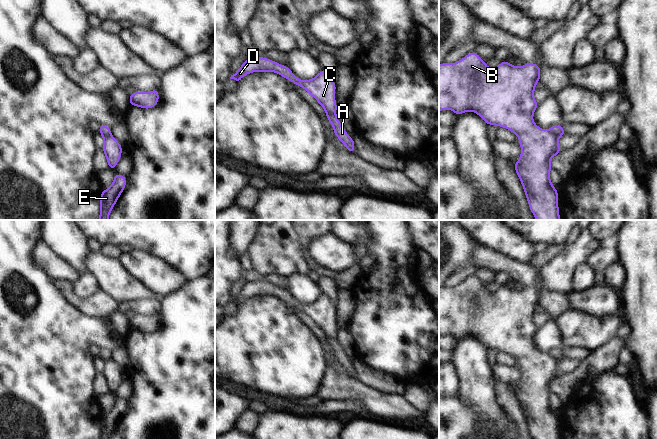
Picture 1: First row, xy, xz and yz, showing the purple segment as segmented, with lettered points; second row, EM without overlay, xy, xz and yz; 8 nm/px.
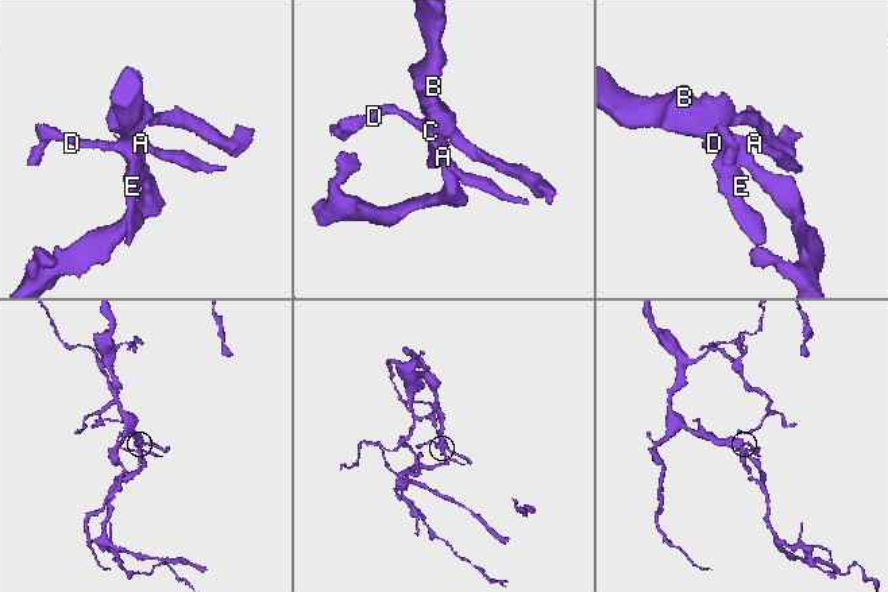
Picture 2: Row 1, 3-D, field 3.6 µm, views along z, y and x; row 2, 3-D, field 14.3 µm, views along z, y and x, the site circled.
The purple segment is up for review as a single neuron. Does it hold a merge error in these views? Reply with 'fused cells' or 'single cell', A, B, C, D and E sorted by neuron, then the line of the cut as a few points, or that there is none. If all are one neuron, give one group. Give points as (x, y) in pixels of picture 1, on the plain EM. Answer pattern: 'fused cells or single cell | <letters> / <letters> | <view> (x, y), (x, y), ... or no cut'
fused cells | A / B C D E | xz (326, 336), (335, 338)

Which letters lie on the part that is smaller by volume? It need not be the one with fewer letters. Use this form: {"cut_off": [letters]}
{"cut_off": ["A"]}

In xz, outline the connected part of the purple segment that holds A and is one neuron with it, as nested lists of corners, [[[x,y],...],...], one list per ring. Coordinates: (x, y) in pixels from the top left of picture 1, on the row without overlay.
[[[326,337],[327,344],[332,348],[333,356],[335,360],[346,370],[346,374],[354,378],[356,373],[354,371],[354,367],[356,364],[352,363],[345,353],[343,349],[340,347],[339,343],[337,342],[336,338]]]

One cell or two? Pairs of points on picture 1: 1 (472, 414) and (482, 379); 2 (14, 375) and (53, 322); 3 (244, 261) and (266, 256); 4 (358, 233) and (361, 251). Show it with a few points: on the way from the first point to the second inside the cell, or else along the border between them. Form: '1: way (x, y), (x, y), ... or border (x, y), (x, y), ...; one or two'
1: border (457, 394), (478, 409), (483, 428); two
2: way (27, 362), (41, 348), (41, 335); one
3: border (246, 251), (252, 268); two
4: border (352, 243), (358, 243), (366, 247); two

